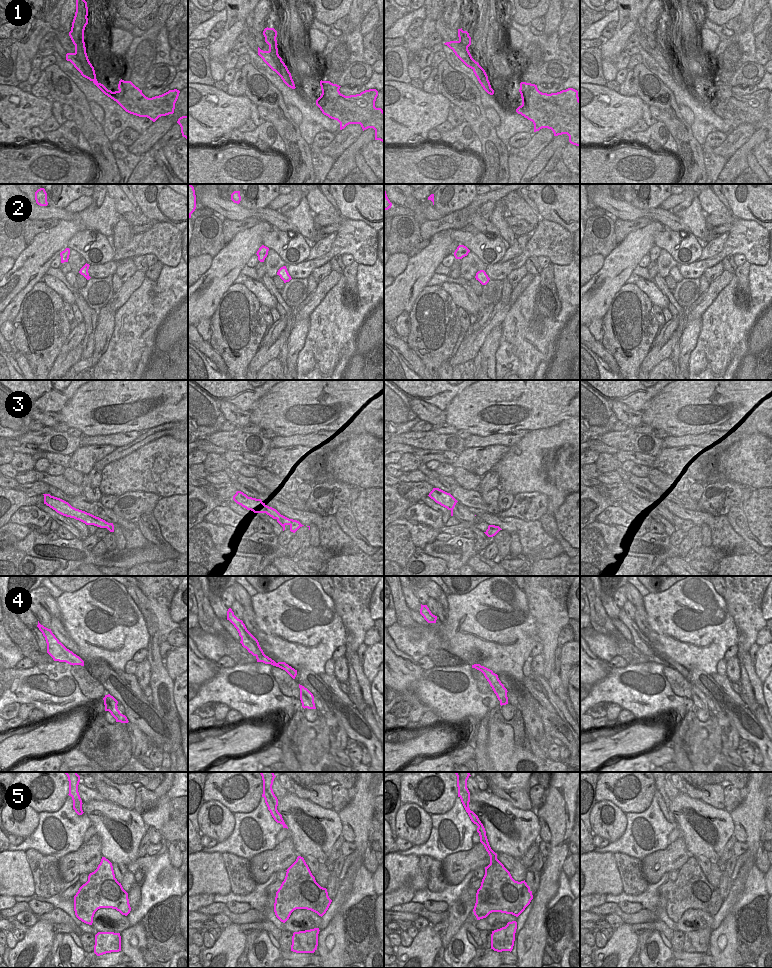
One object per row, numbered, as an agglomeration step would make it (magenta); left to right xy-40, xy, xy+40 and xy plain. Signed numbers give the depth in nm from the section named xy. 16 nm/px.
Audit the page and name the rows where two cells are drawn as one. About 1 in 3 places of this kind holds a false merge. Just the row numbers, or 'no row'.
1, 3, 5

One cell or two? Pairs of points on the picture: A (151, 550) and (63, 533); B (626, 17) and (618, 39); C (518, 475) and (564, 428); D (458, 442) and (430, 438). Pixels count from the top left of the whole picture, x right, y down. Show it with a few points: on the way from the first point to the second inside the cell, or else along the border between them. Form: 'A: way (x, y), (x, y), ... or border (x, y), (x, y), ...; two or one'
A: border (59, 537), (66, 539), (75, 538); two
B: way (626, 22), (626, 26), (621, 34); one
C: way (526, 462), (551, 438); one
D: way (451, 442), (437, 440); one

